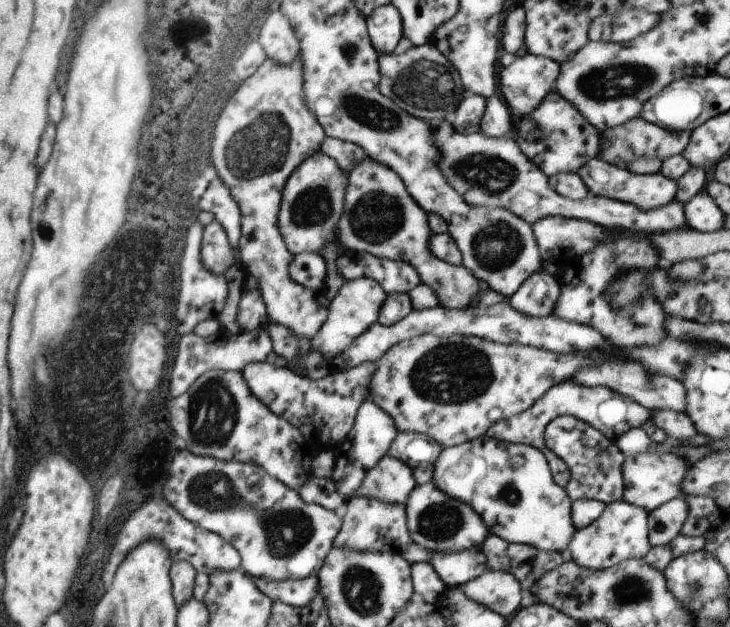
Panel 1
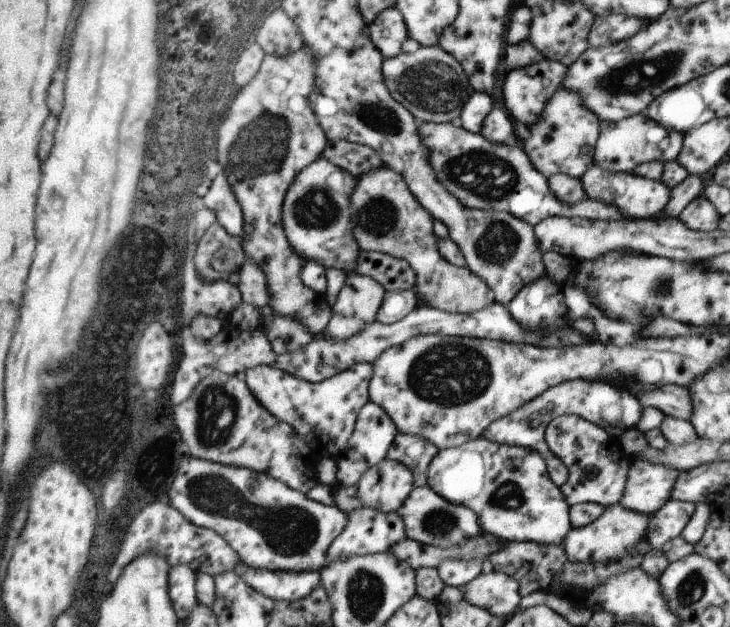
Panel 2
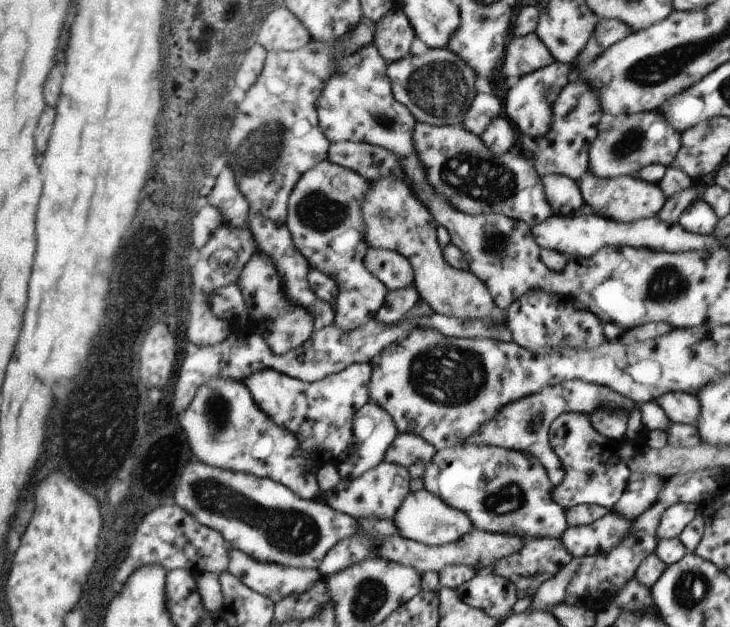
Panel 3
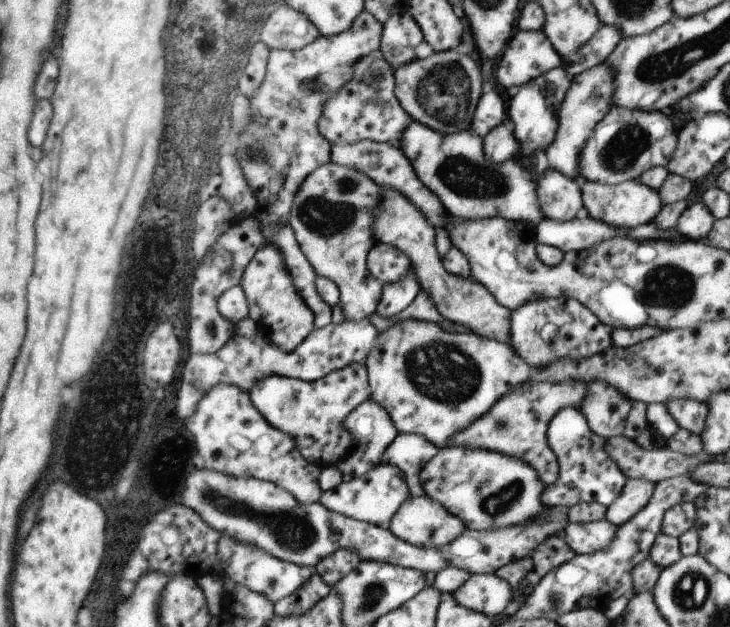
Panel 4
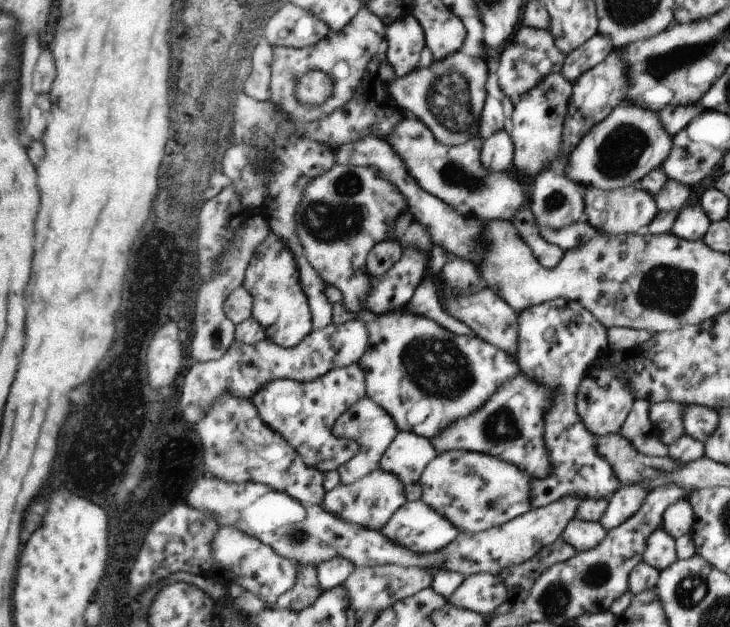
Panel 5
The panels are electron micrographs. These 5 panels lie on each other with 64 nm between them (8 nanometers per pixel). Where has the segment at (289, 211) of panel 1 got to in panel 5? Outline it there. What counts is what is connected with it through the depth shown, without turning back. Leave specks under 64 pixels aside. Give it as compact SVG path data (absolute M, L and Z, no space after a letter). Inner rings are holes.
M337 166L309 180L295 212L297 236L309 264L317 270L327 286L335 286L343 296L347 314L369 310L371 294L375 292L373 276L367 272L367 254L383 240L389 240L389 230L397 216L407 208L405 196L389 180L383 180L375 168Z

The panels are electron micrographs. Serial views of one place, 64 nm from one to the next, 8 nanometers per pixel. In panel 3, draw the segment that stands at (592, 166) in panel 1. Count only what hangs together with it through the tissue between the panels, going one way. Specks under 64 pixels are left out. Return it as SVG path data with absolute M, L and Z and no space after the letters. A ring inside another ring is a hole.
M587 172L581 180L579 180L579 188L581 188L581 196L585 206L591 206L593 210L597 210L597 216L601 218L609 218L613 222L637 222L637 220L647 220L647 218L655 218L659 216L661 208L667 202L665 192L651 182L633 178L633 176L619 176L619 178L601 178L597 174Z

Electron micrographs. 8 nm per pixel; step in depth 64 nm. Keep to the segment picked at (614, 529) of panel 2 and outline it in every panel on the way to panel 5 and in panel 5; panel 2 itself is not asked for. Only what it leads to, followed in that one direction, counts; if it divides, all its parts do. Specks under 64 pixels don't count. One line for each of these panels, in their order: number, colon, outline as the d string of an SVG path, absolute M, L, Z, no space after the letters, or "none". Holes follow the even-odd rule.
3: M611 510L593 524L581 528L567 526L567 530L559 540L573 558L587 558L587 556L593 558L597 554L607 554L613 548L617 548L631 534L633 522L635 520Z
4: M603 518L599 522L589 522L589 524L565 524L561 536L565 544L575 552L575 556L585 556L605 550L615 538L617 530L619 526Z
5: M571 520L561 538L571 544L579 554L595 548L599 542L603 542L607 536L607 530L599 522L583 522L583 520Z

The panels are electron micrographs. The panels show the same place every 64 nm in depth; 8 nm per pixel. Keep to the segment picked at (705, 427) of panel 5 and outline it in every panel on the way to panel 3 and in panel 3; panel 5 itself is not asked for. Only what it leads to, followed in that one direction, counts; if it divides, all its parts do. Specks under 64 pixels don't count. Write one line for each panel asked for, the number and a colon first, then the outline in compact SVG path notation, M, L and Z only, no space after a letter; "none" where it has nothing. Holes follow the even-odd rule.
3: M665 392L665 396L659 396L653 402L661 406L671 424L687 424L695 428L695 422L701 412L701 406L695 396L683 392Z
4: M667 400L665 408L675 418L679 430L689 430L697 436L703 432L705 418L709 416L707 404L695 400Z

